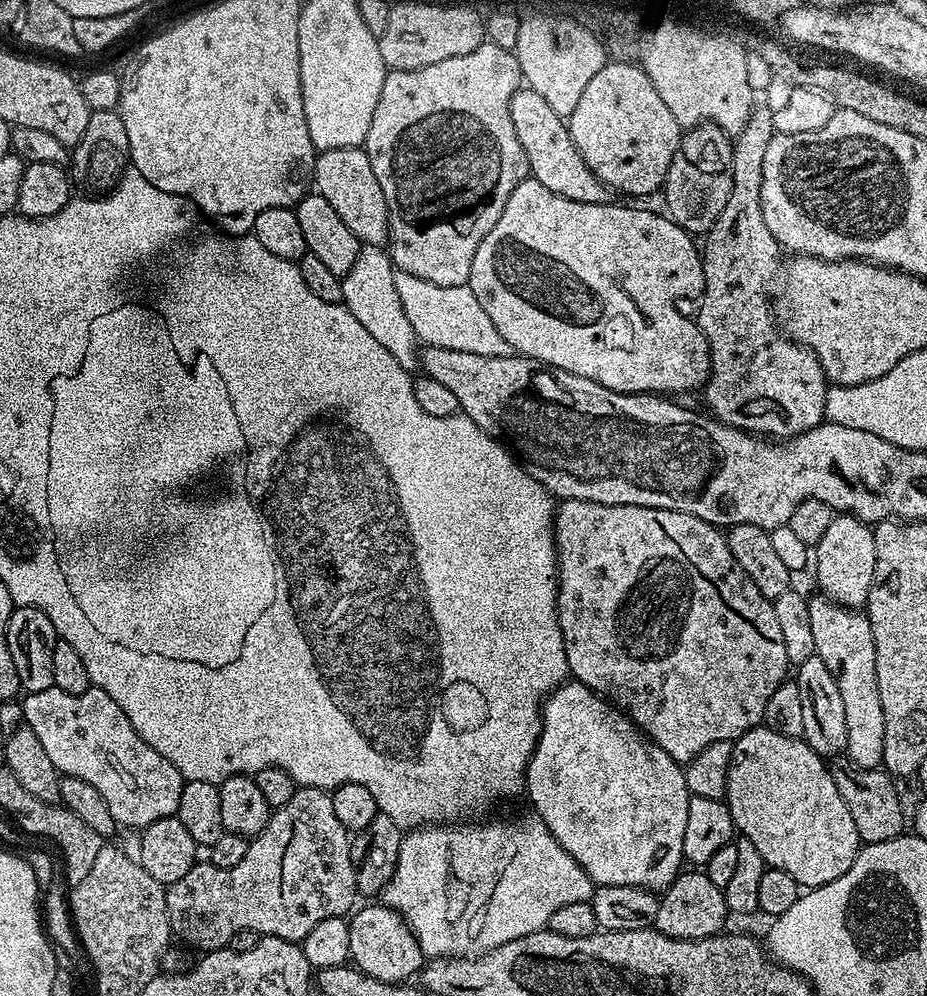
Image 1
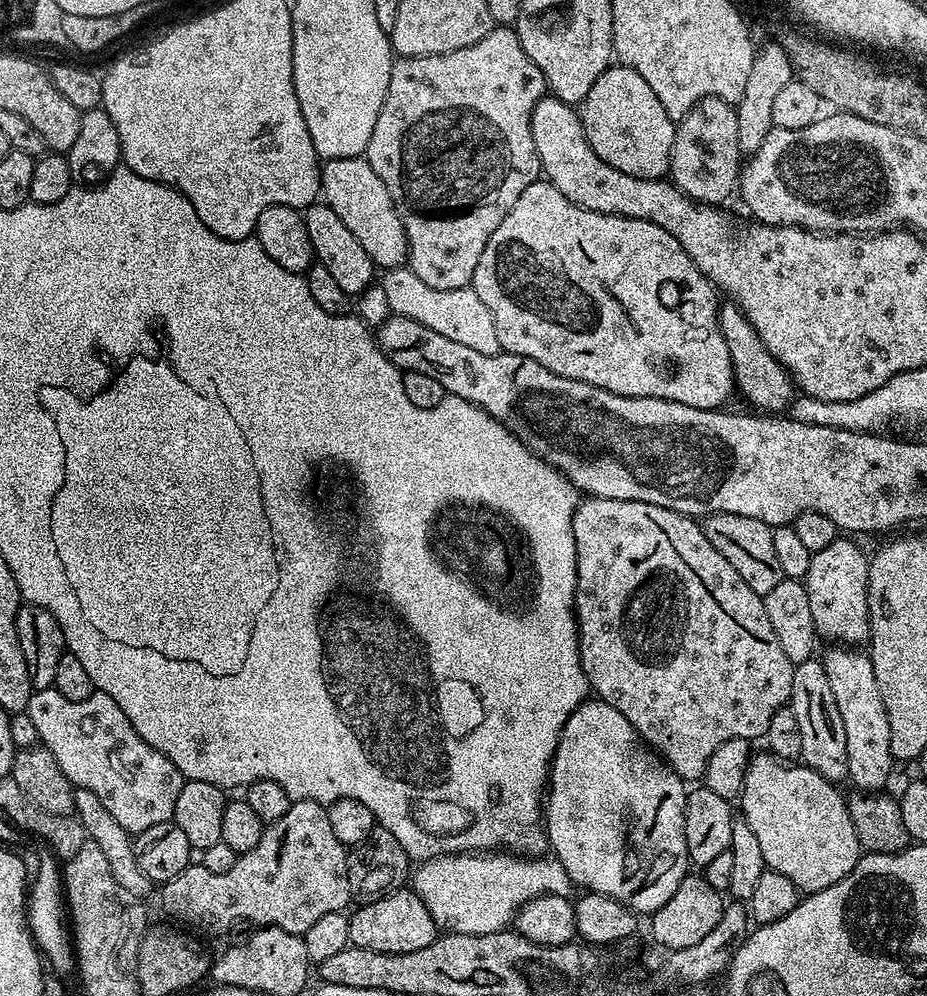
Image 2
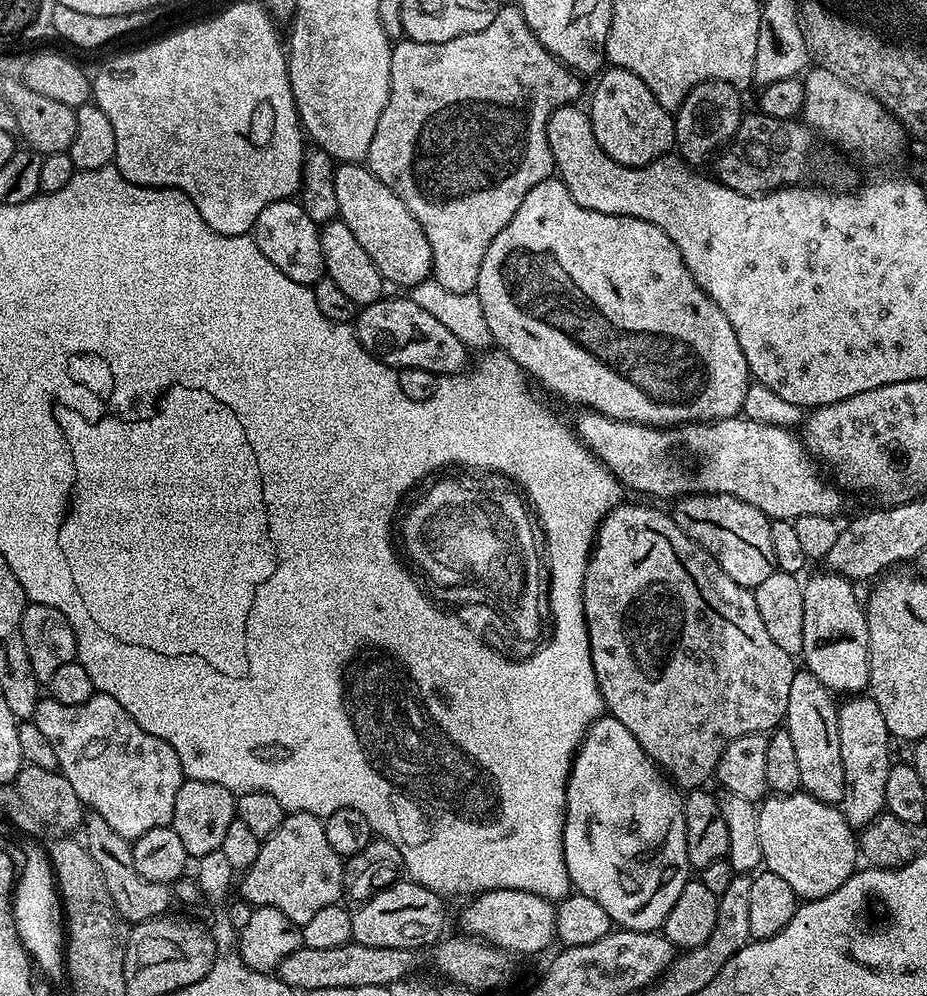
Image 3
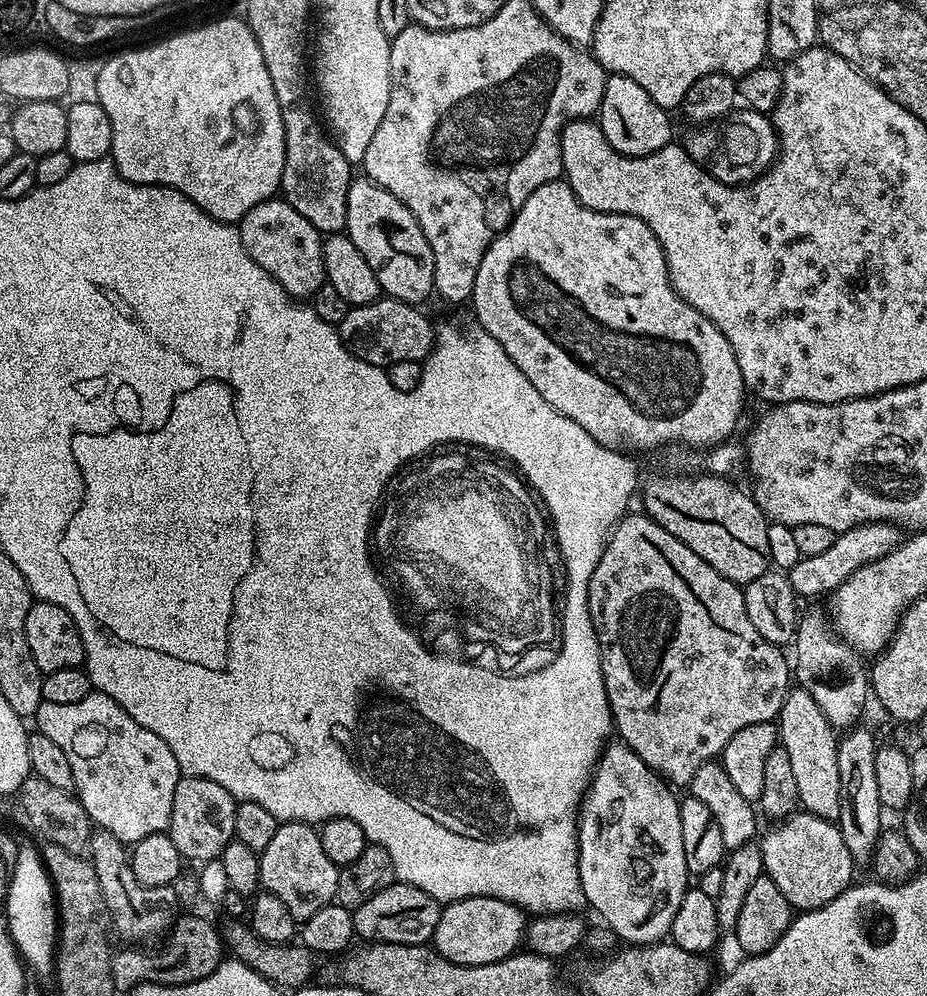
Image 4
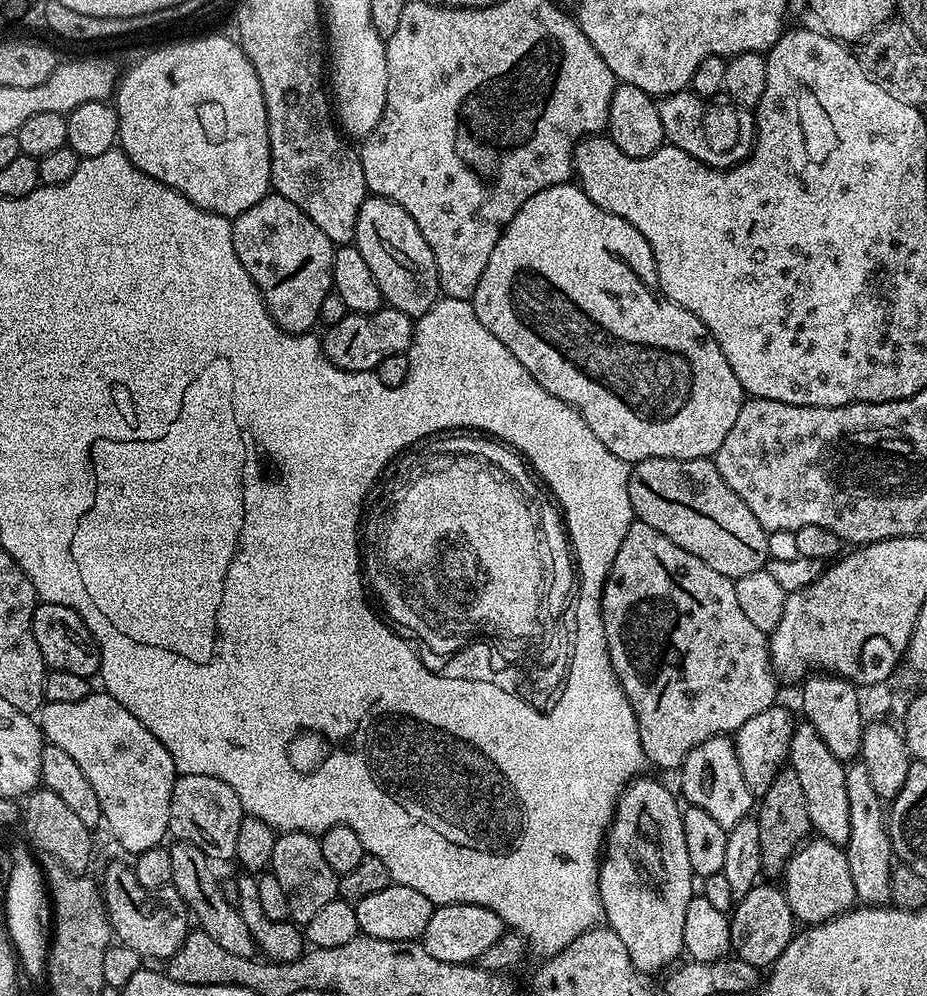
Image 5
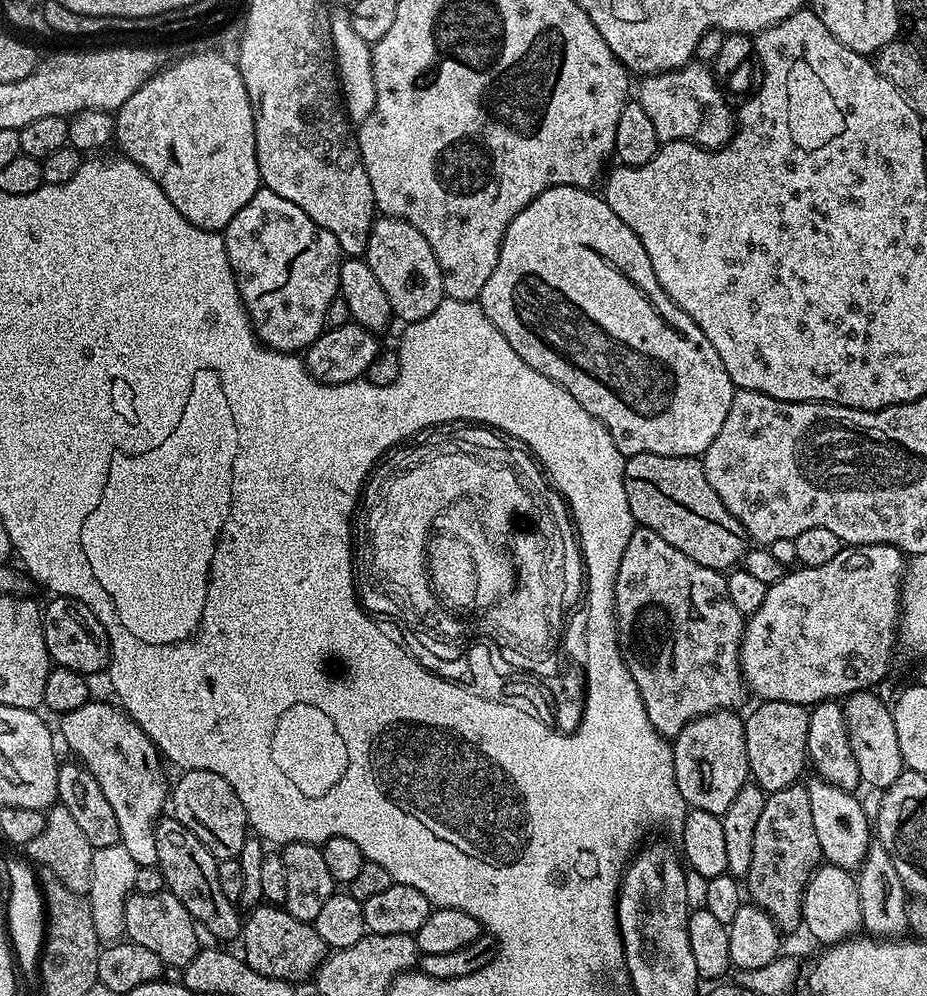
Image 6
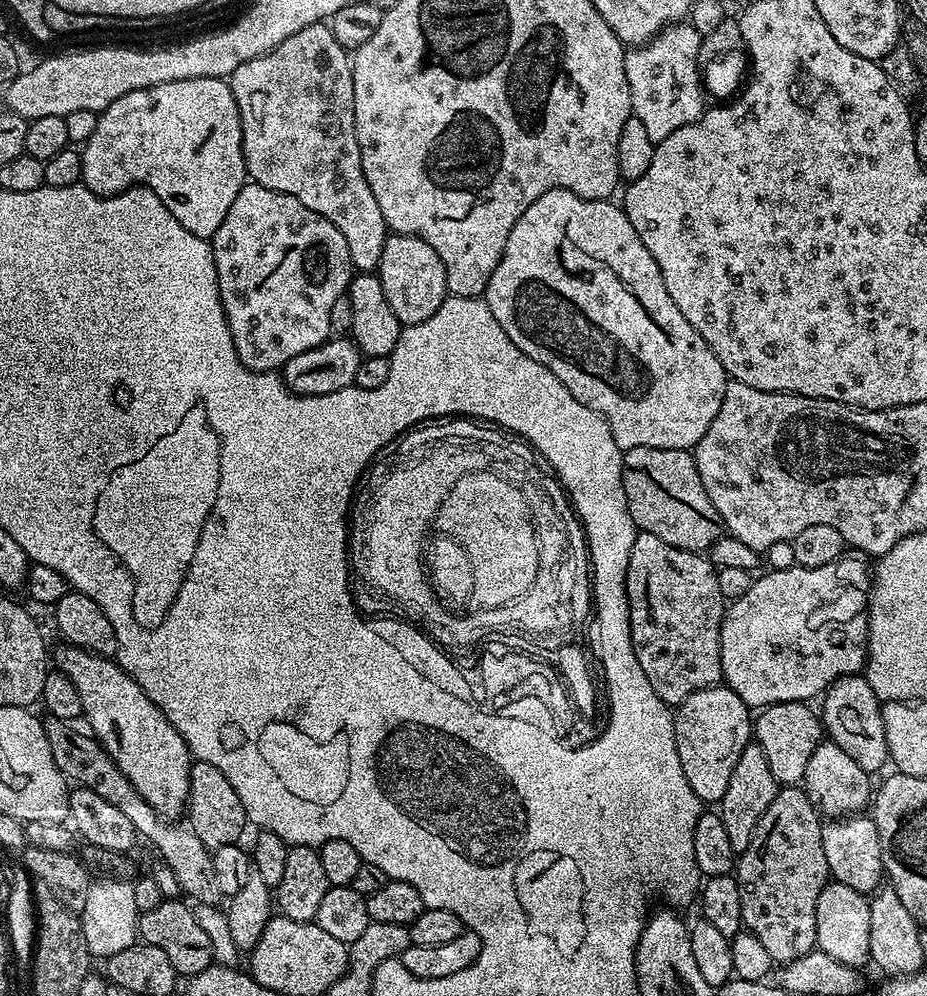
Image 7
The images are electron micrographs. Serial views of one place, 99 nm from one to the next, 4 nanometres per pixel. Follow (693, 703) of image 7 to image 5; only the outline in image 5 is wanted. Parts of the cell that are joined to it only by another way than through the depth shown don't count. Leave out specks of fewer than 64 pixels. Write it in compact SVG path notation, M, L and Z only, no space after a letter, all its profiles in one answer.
M731 735L715 736L706 738L690 754L684 756L678 769L680 775L679 791L684 791L683 799L691 807L706 810L718 826L729 829L738 826L738 822L749 819L751 810L754 808L754 797L750 794L750 786L742 779L742 766L738 766L738 754Z

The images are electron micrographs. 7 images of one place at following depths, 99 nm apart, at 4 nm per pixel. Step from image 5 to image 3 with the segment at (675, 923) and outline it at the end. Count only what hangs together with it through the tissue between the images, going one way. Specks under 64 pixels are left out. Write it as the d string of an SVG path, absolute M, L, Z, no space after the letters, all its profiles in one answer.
M604 714L595 720L572 757L564 811L564 861L572 888L581 896L594 898L610 914L617 929L630 932L663 929L666 914L670 914L678 894L682 894L682 886L690 879L684 801L673 781L638 746L634 734L614 717Z

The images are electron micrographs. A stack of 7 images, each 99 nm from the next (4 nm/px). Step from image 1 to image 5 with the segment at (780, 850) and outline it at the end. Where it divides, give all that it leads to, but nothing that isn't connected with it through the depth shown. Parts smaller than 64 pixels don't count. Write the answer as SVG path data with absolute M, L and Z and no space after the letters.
M819 838L809 839L793 852L784 865L782 891L793 916L801 925L824 924L857 903L854 882L850 878L848 853L841 845Z

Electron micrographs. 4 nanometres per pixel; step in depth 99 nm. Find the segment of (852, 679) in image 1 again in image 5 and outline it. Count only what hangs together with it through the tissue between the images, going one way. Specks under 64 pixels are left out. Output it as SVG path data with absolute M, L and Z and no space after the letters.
M849 763L844 773L846 774L846 798L850 798L850 838L846 851L856 899L864 906L884 906L892 898L890 874L894 867L892 840L888 836L886 823L886 808L880 796L874 794L874 782L870 782L870 770L866 770L864 763Z

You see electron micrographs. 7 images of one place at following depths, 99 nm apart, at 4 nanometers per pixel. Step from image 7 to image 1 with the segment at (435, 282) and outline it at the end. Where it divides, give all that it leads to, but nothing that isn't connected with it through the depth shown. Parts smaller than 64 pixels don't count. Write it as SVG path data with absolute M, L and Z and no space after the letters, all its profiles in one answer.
M363 147L339 148L320 152L312 171L312 184L315 195L326 198L330 206L338 213L338 218L346 222L350 234L358 238L361 245L383 245L388 238L388 207L382 194L382 186L378 186L378 178L374 178L374 169L370 167L370 158Z

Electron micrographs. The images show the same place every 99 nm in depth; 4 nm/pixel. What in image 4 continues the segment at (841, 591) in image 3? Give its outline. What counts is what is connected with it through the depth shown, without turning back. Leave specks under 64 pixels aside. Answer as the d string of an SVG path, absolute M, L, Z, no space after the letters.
M808 612L805 616L803 613L799 617L794 641L794 680L818 702L833 728L848 730L861 723L860 715L868 704L868 696L870 700L870 672L858 653L840 639L831 619L820 612Z

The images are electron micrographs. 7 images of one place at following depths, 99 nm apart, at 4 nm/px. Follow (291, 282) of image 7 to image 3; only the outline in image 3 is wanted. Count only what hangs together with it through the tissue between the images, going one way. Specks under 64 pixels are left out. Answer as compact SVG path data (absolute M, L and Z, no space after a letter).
M295 199L279 200L266 206L266 210L258 214L250 235L258 250L262 250L262 254L270 258L270 262L274 262L274 266L278 266L286 278L294 278L294 282L309 286L325 279L320 228Z

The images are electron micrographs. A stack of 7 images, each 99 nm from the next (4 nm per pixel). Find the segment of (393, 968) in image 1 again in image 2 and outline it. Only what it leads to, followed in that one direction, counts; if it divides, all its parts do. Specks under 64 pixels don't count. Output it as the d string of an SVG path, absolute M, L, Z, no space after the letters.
M397 890L369 904L361 904L355 910L356 913L348 916L348 925L350 941L357 948L382 954L406 954L430 946L438 935L436 919L426 910L426 902L411 890Z

